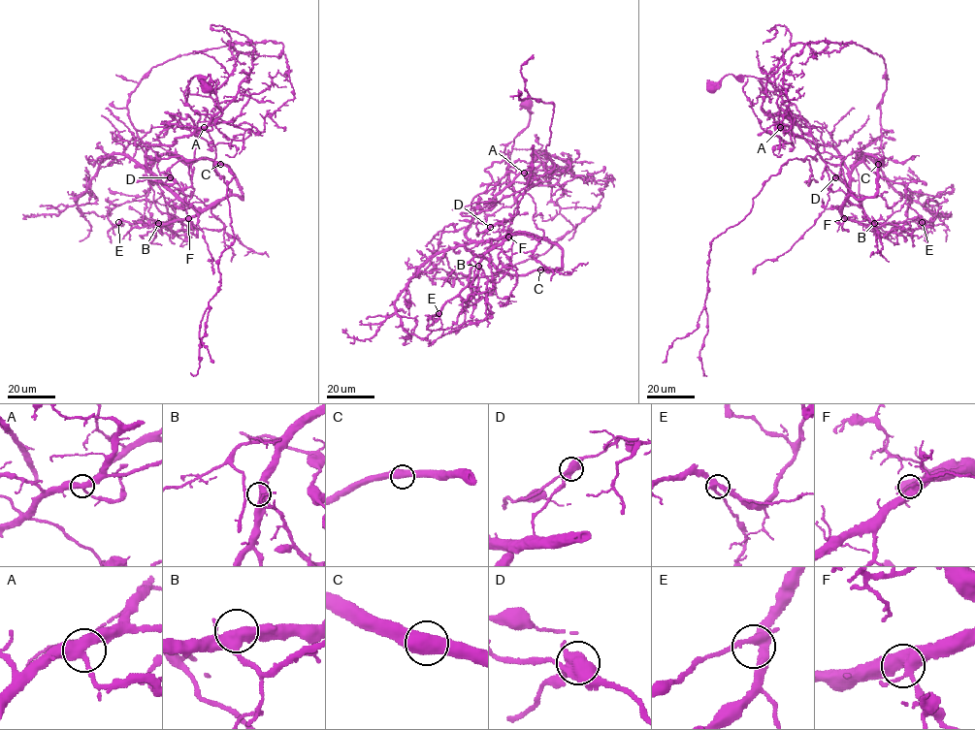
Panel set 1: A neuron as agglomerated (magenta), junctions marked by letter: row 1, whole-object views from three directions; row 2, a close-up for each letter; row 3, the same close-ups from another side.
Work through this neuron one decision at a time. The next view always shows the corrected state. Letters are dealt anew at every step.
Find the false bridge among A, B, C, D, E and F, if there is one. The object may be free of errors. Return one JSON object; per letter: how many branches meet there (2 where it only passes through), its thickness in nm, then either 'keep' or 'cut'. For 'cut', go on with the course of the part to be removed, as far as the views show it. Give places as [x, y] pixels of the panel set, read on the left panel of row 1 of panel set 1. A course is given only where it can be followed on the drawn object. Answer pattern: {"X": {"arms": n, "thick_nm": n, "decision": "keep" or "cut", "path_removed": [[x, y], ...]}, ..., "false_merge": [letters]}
{"A": {"arms": 3, "thick_nm": 400, "decision": "keep"}, "B": {"arms": 4, "thick_nm": 480, "decision": "keep"}, "C": {"arms": 3, "thick_nm": 480, "decision": "keep"}, "D": {"arms": 4, "thick_nm": 500, "decision": "cut", "path_removed": [[170, 177], [142, 140], [166, 112], [196, 134], [220, 115], [211, 92], [236, 64], [211, 24], [251, 44]]}, "E": {"arms": 4, "thick_nm": 360, "decision": "keep"}, "F": {"arms": 4, "thick_nm": 440, "decision": "keep"}, "false_merge": ["D"]}

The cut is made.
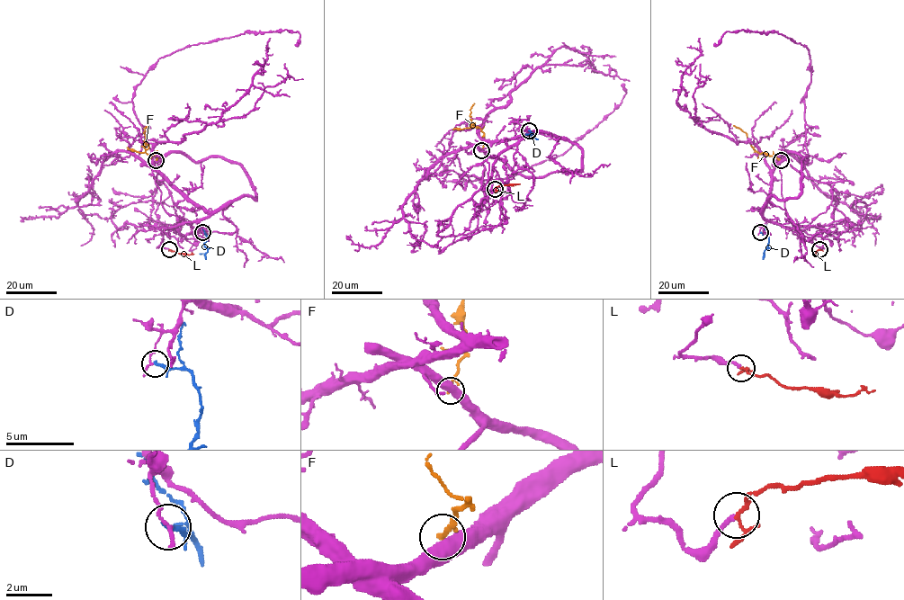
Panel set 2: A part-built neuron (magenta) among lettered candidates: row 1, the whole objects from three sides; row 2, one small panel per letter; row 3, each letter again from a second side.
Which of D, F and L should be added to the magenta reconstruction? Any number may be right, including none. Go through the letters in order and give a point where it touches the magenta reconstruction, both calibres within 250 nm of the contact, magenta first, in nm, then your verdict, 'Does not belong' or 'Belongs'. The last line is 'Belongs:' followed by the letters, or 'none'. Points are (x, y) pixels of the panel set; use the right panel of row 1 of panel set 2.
D: Touches magenta at (760, 232). Thickness 170 nm (magenta) against 220 nm. Does not belong
F: Touches magenta at (781, 160). Thickness 500 nm (magenta) against 120 nm. Does not belong
L: Touches magenta at (819, 249). Thickness 220 nm (magenta) against 120 nm. Belongs
Belongs: L

